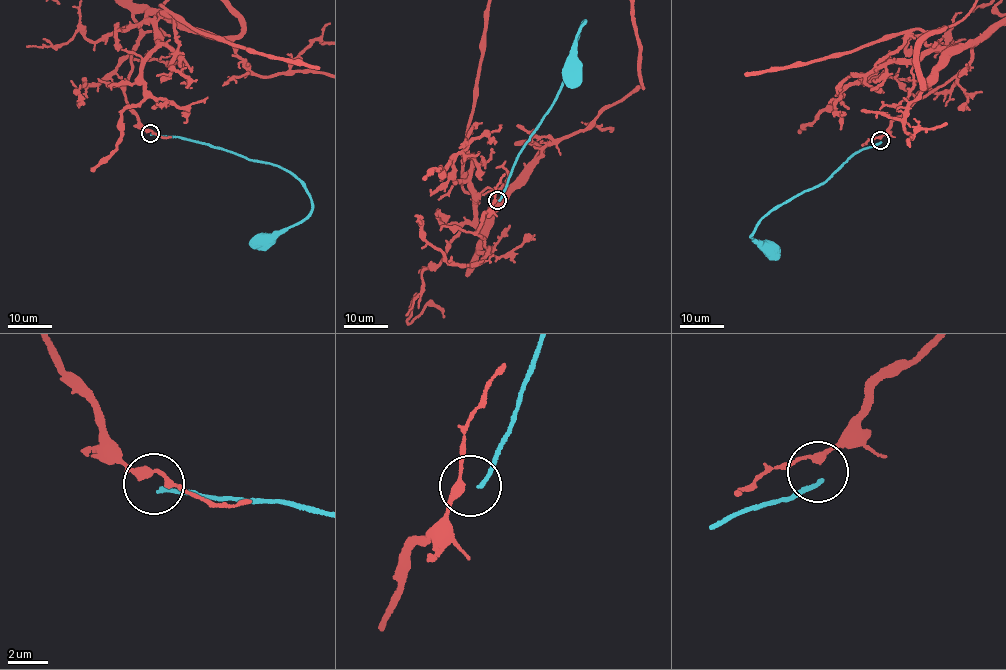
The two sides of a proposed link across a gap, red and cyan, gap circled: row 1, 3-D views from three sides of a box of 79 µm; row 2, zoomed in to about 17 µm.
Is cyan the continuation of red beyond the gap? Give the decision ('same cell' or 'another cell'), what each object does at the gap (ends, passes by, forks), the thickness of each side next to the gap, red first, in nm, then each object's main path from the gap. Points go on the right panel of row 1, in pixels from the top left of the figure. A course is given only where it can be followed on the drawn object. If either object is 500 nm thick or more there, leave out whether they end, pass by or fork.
another cell; red passes by; cyan ends there; 360 nm thick on the red side, 200 nm on the other; cyan runs (880, 141), (854, 153), (826, 181), (765, 214), (750, 235), (767, 250)

